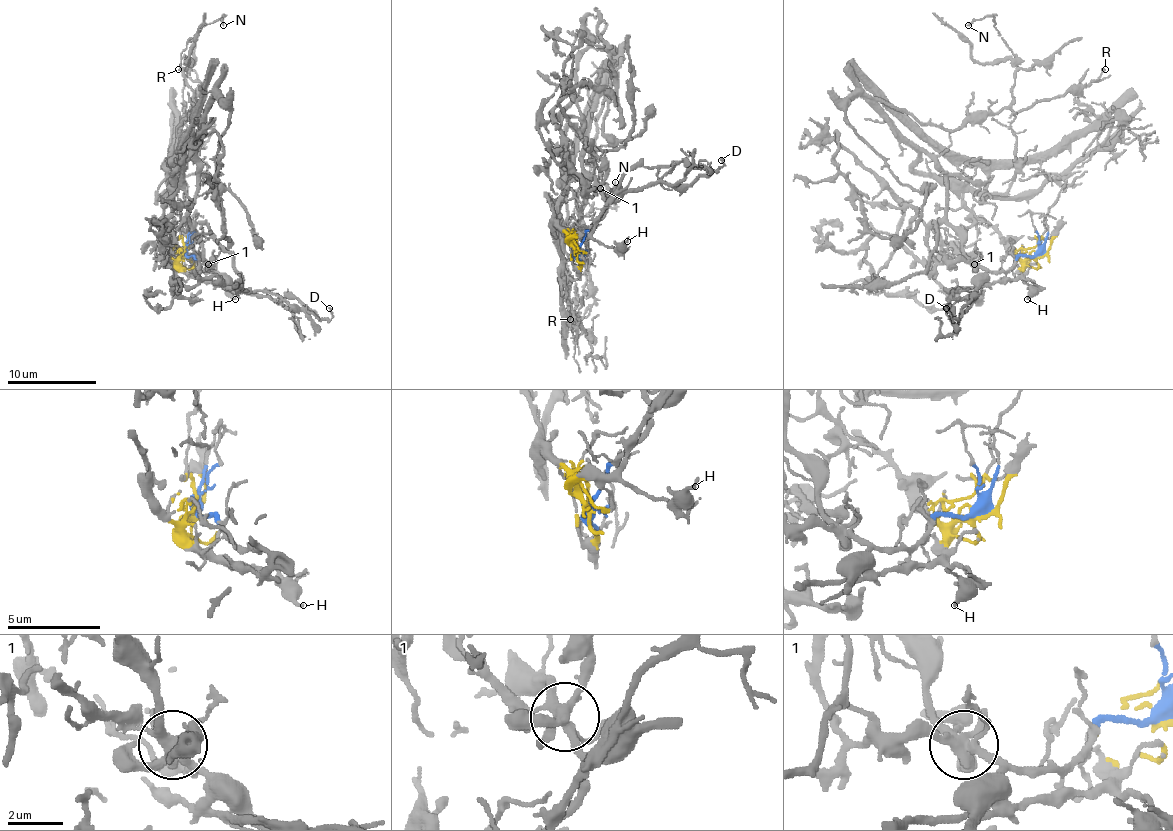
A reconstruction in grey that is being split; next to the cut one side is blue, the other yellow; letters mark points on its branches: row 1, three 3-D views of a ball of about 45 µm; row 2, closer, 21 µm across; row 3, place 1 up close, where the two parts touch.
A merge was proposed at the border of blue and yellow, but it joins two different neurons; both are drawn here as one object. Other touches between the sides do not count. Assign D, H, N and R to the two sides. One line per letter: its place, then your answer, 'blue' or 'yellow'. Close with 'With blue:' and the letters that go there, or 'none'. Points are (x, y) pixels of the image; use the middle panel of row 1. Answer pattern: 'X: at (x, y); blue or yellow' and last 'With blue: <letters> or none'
D: at (721, 160); blue
H: at (627, 241); yellow
N: at (615, 182); blue
R: at (570, 319); blue
With blue: D, N, R

